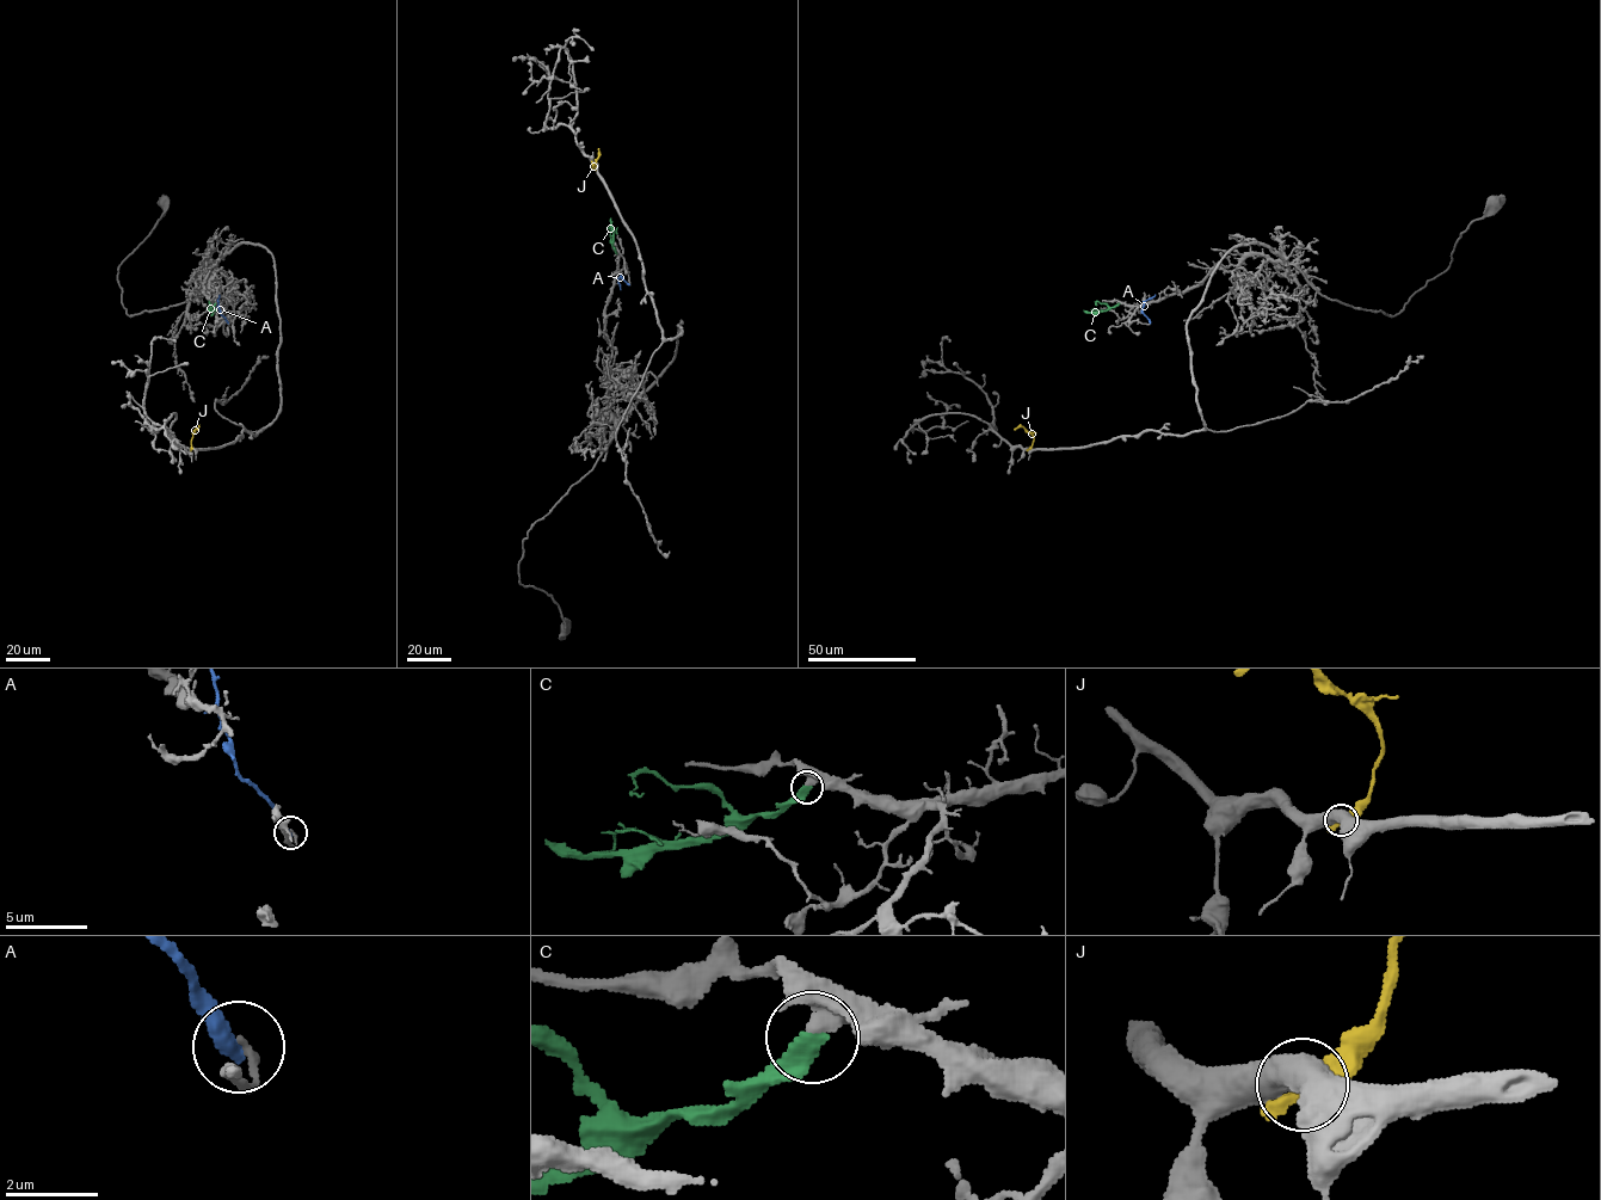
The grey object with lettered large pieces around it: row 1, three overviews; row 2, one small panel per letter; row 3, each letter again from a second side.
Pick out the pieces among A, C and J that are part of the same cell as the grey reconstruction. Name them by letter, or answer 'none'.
C

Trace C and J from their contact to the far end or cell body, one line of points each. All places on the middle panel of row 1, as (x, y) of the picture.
C: (616, 253), (610, 217)
J: (592, 162), (593, 167), (598, 148)

